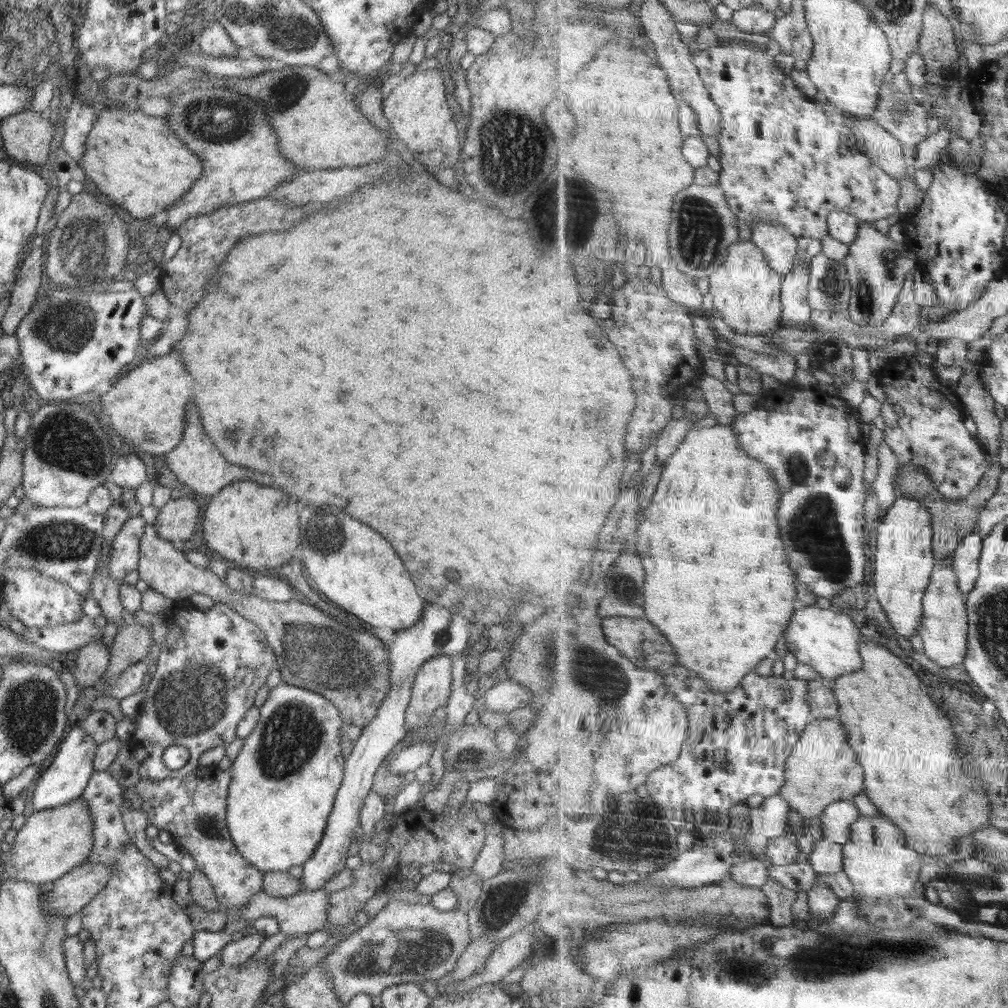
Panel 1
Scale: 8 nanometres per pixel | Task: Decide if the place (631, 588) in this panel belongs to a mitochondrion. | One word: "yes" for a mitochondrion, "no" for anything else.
yes

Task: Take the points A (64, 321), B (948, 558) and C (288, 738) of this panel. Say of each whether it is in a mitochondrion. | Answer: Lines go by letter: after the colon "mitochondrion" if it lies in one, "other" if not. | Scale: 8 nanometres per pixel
A: mitochondrion
B: other
C: mitochondrion

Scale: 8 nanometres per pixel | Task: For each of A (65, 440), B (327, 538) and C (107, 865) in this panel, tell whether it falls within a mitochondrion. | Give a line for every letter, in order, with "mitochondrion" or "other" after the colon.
A: mitochondrion
B: mitochondrion
C: other

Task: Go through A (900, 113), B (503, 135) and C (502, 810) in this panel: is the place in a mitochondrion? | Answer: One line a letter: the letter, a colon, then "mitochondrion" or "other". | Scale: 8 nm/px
A: mitochondrion
B: mitochondrion
C: other

